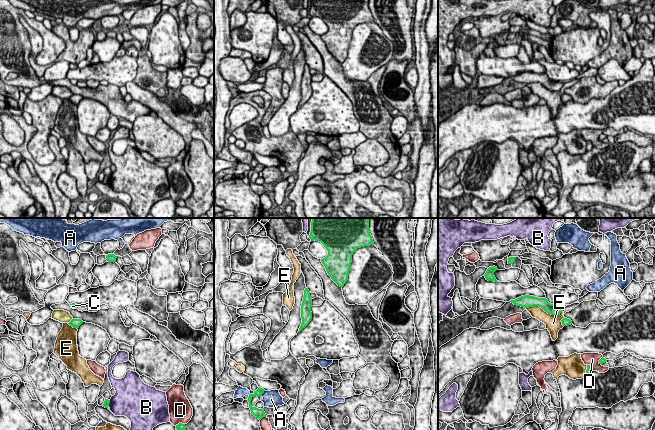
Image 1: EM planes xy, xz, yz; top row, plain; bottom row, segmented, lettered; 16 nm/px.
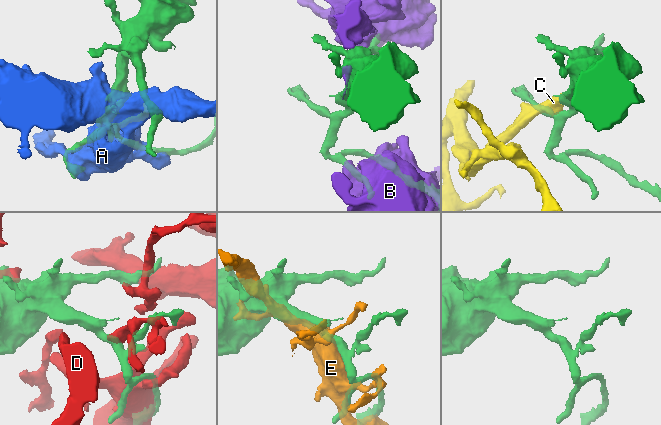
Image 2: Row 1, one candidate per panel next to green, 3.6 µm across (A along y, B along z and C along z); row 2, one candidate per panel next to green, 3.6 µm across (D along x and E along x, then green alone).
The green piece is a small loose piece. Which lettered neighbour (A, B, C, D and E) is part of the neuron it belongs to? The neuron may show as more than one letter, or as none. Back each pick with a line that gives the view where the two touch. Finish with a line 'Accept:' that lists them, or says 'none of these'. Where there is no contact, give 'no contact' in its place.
C: xy
Accept: C

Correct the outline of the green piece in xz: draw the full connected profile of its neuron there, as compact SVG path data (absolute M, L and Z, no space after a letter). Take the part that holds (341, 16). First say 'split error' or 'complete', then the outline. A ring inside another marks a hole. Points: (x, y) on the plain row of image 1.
complete; M311 0L309 14L321 18L327 25L328 31L321 38L331 55L340 63L348 56L353 29L358 24L374 21L369 0Z

